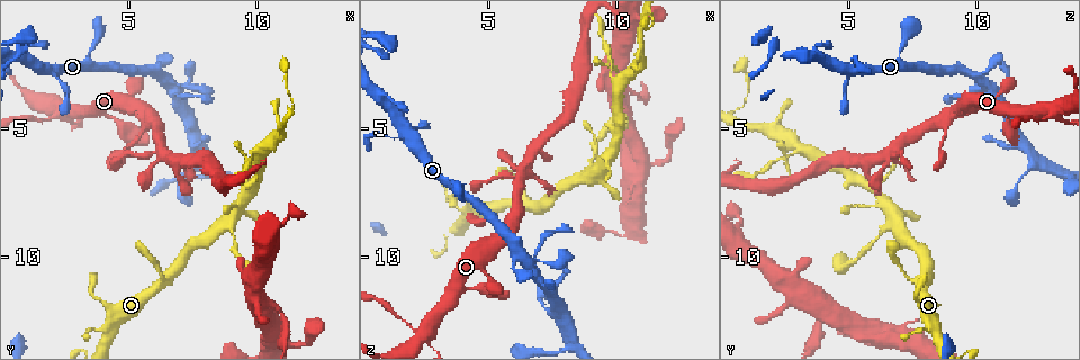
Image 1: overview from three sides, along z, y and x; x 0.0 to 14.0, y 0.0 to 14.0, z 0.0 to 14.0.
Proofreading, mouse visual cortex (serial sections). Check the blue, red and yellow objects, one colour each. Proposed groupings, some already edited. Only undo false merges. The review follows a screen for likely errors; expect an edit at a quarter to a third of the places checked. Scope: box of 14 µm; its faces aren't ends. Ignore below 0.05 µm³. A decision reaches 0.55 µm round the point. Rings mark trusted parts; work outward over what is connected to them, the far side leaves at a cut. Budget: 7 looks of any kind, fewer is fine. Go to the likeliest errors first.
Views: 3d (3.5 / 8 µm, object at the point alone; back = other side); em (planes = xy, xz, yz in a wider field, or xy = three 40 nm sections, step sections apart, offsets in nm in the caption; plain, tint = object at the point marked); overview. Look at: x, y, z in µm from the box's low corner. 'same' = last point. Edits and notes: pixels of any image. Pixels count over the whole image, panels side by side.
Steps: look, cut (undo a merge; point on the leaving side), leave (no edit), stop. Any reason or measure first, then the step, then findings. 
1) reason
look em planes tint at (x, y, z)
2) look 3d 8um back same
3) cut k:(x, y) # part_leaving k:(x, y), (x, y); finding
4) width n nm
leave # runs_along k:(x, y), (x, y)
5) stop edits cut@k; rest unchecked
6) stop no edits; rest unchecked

a narrow waist
look 3d 8um back at (1.0, 2.4, 5.2)

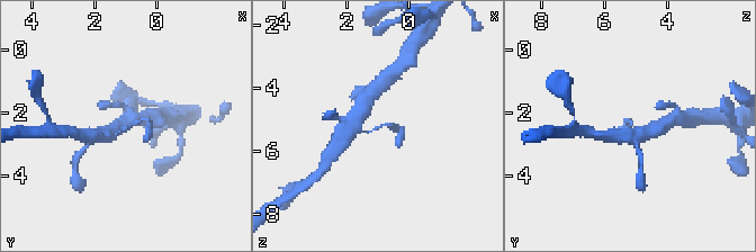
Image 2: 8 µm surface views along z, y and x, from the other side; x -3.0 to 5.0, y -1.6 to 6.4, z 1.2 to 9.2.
look 3d 3.5um at (0.9, 2.4, 5.2)

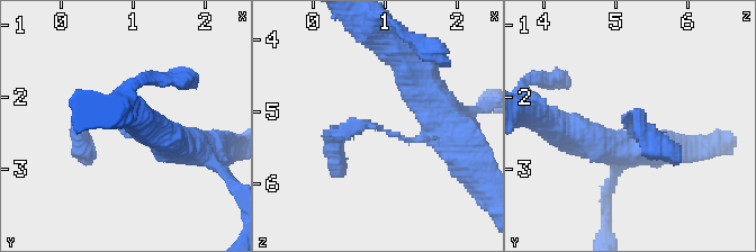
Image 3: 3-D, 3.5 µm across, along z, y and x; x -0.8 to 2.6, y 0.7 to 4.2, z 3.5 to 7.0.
arm_widths 100, 250 nm; shape alone is not enough
look em xy step 1 tint at (0.95, 2.50, 5.30)

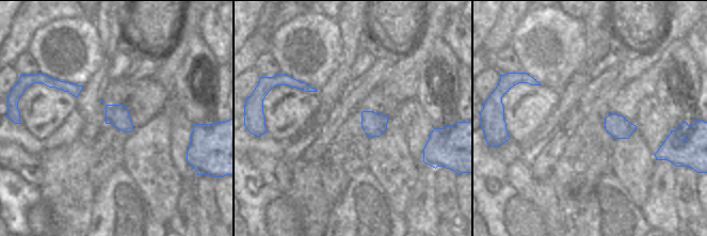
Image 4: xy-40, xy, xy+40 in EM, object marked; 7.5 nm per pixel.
leave # runs_along 3:(197, 147), (93, 110), (77, 131); one cell here

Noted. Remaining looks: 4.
abrupt turn
look em xy step 5 tint at (3.9, 11.7, 7.6)

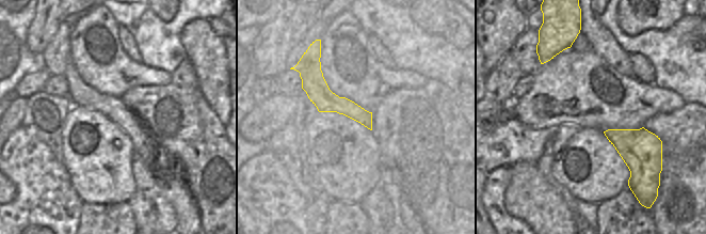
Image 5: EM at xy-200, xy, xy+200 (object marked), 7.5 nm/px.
see where the arms go
look 3d 3.5um same

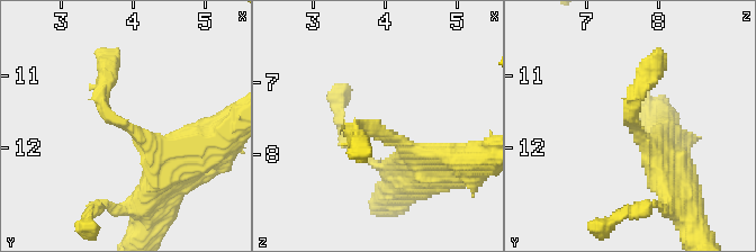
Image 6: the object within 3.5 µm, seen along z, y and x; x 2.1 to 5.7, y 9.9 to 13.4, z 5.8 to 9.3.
leave # all the same cell

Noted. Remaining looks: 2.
sudden change in width
look 3d 3.5um at (2.3, 4.4, 13.0)

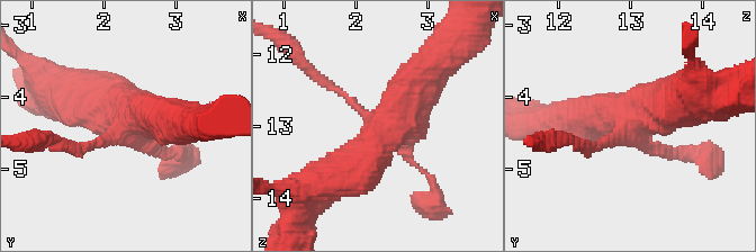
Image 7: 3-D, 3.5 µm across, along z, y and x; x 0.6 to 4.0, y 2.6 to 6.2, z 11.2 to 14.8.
look em planes tint at (2.20, 4.40, 12.90)

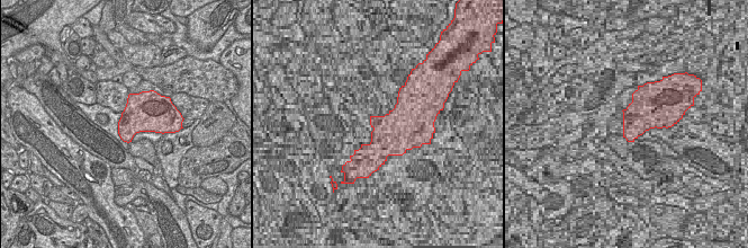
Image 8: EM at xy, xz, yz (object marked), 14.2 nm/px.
arms 4
cut 7:(323, 81) # part_leaving 7:(352, 104), (314, 75), (282, 41); a second cell is stuck on

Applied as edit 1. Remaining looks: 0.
stop edits cut@7; rest unchecked

